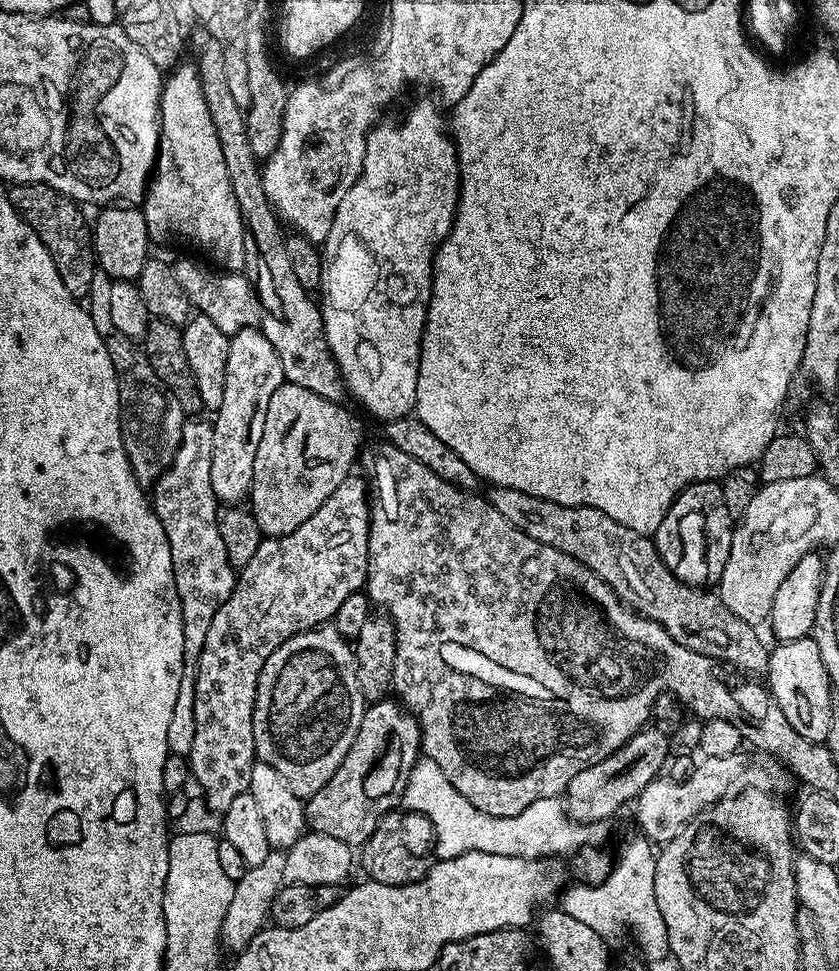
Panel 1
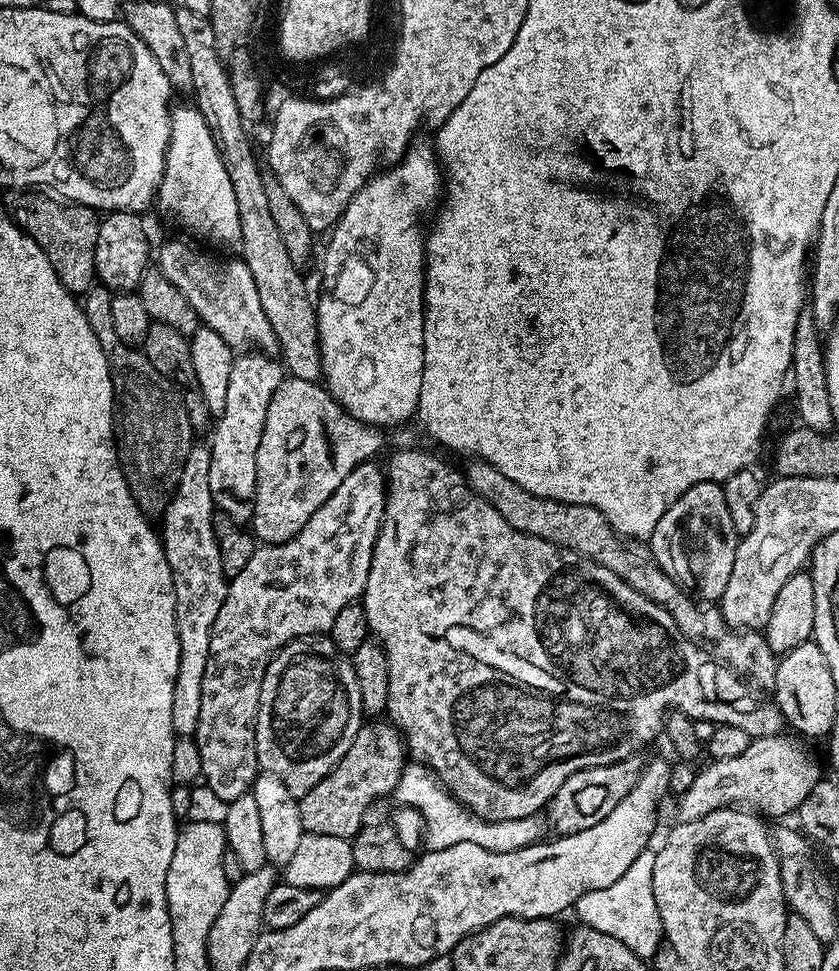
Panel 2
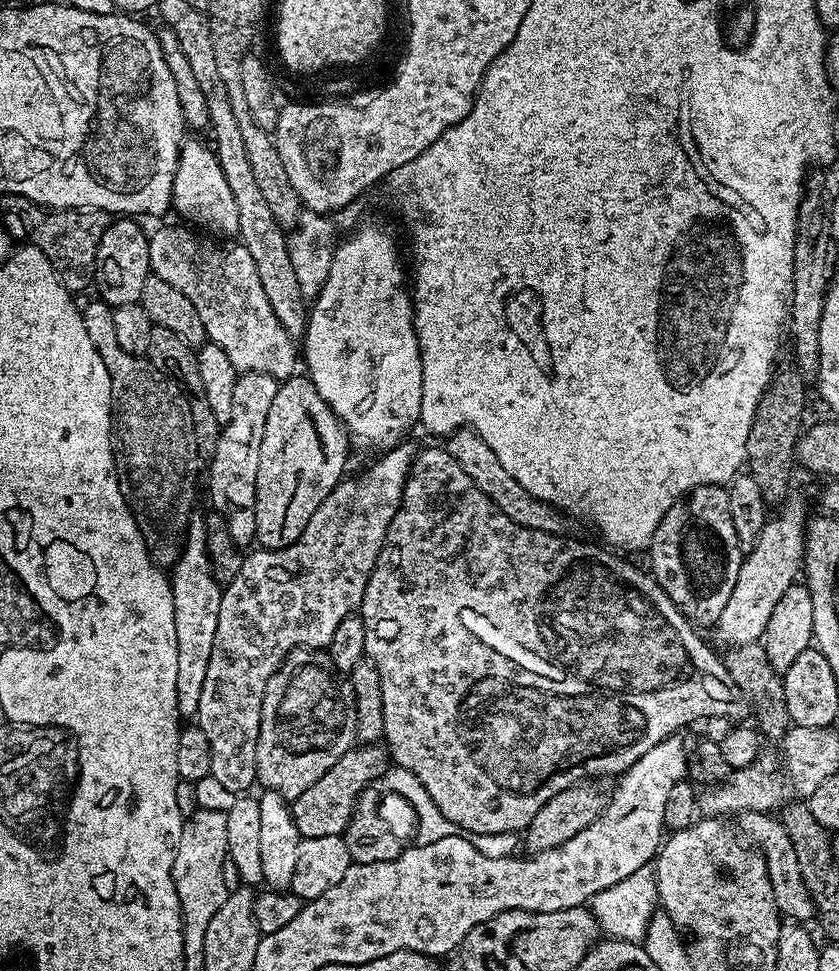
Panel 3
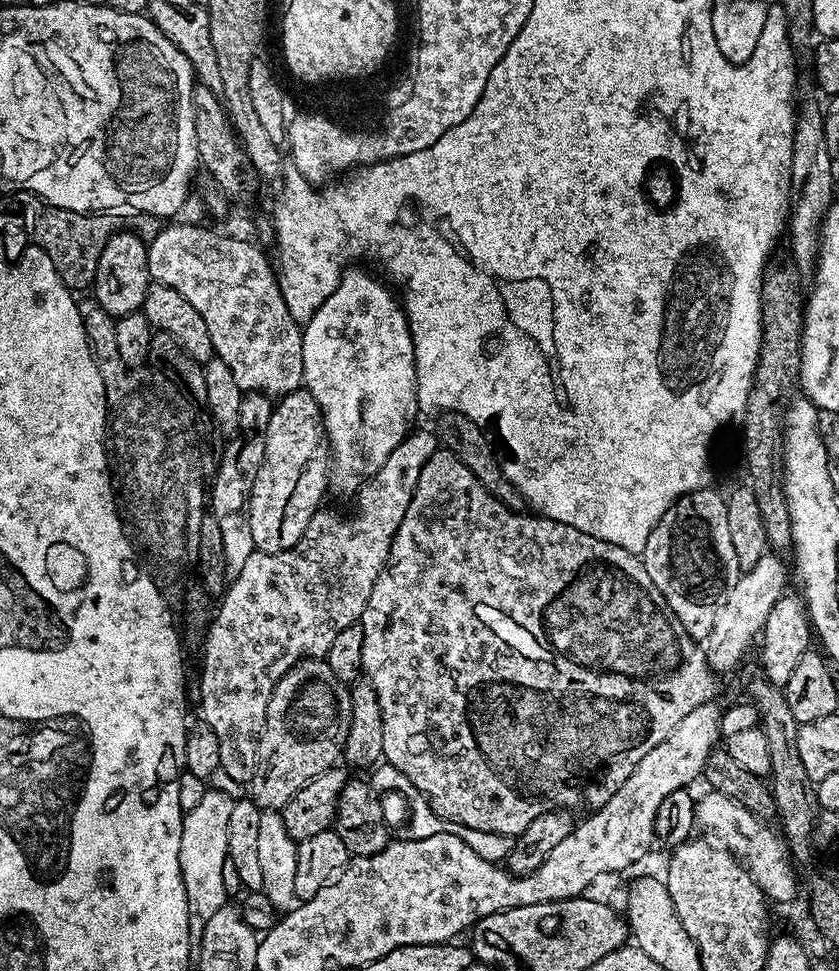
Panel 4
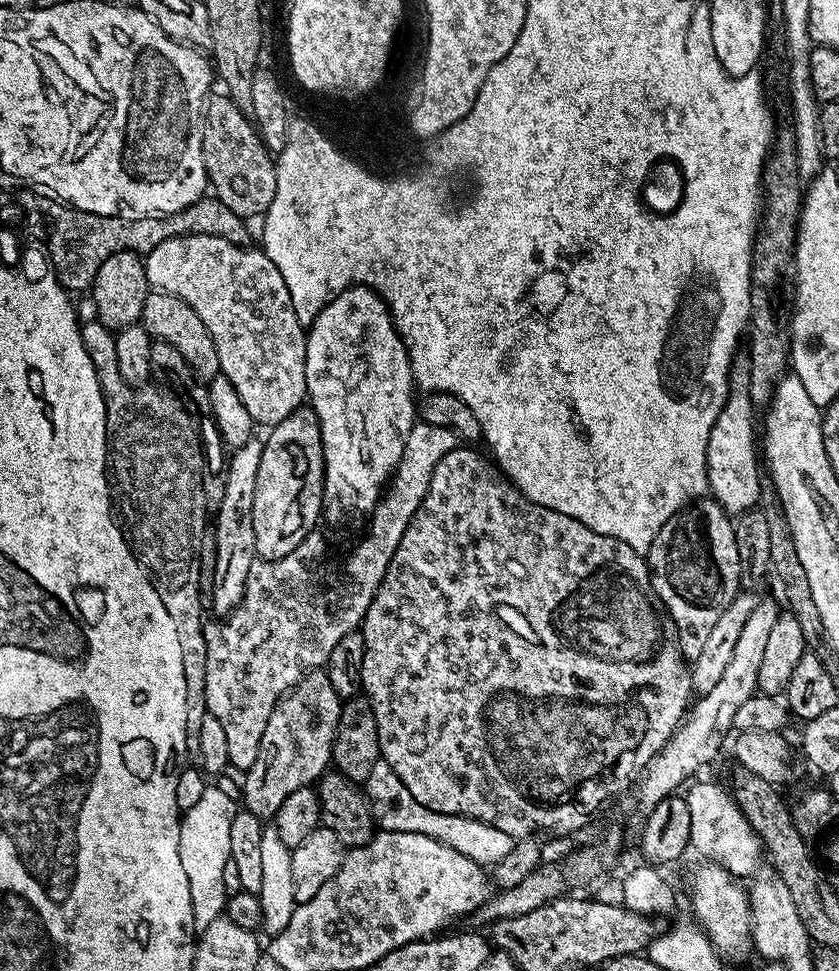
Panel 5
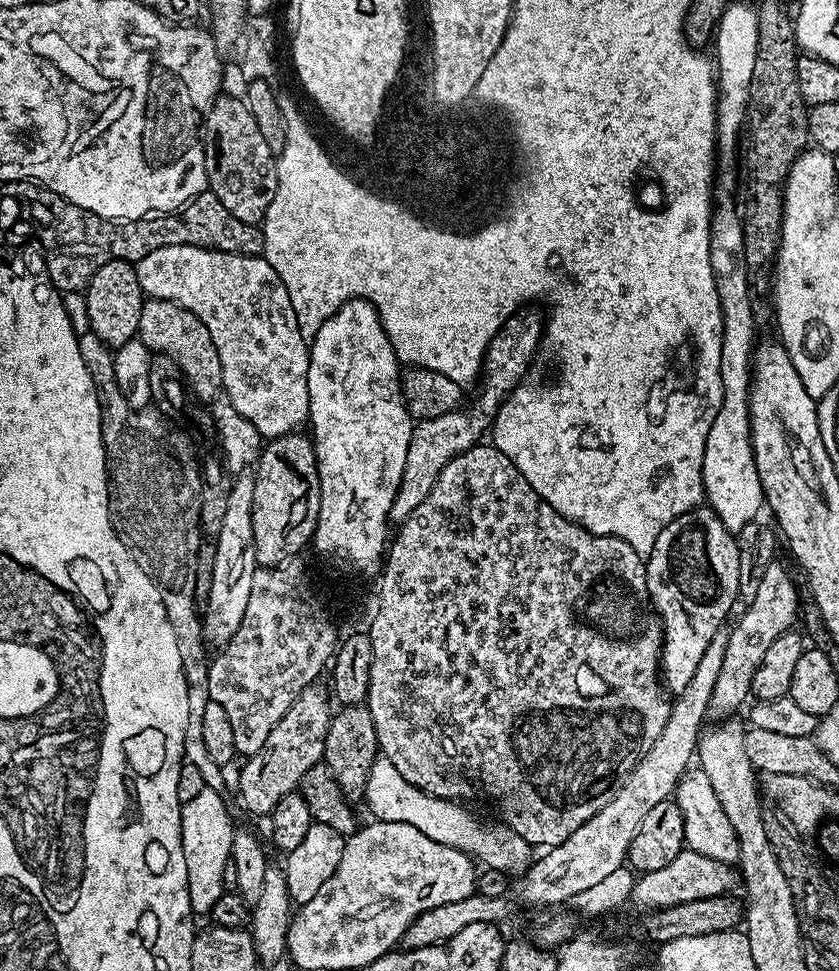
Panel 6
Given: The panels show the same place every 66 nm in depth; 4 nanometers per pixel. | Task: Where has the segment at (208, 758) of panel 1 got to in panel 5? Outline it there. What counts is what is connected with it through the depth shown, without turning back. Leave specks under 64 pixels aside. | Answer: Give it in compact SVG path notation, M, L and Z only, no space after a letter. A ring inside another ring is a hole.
M423 422L413 424L390 483L375 510L370 513L372 525L368 533L353 546L352 553L341 564L328 560L328 540L320 530L314 530L306 534L306 538L302 538L302 542L298 542L298 546L290 550L286 558L256 559L250 566L246 590L239 606L226 618L216 622L220 624L205 623L207 715L222 722L222 730L226 733L228 763L233 769L246 770L254 766L262 734L266 734L266 722L270 722L270 714L274 714L278 701L306 673L323 669L334 646L338 646L346 634L357 631L363 625L366 610L370 610L370 602L386 574L390 558L394 558L394 550L398 550L398 542L402 542L402 534L406 534L410 518L414 518L418 506L422 506L422 498L426 498L430 478L434 478L434 466L438 466L438 462L442 462L442 458L446 458L446 454L450 454L450 450L457 446L458 437L451 428Z

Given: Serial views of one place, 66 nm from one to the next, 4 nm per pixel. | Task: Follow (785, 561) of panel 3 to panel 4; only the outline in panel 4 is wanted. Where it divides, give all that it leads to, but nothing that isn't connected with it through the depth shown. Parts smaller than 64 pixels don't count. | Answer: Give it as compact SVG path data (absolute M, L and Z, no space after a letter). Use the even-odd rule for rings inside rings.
M776 554L766 555L762 558L762 562L758 562L758 566L754 566L754 570L743 573L740 581L734 586L734 590L730 590L726 602L722 605L722 610L718 610L718 615L714 617L714 627L710 629L707 640L702 644L704 656L708 659L708 664L712 667L713 672L717 674L732 672L739 666L740 659L748 652L748 647L751 644L753 647L758 635L763 631L770 610L774 610L774 602L778 602L786 595L787 588L784 587L788 584L788 568L779 559L783 560Z

